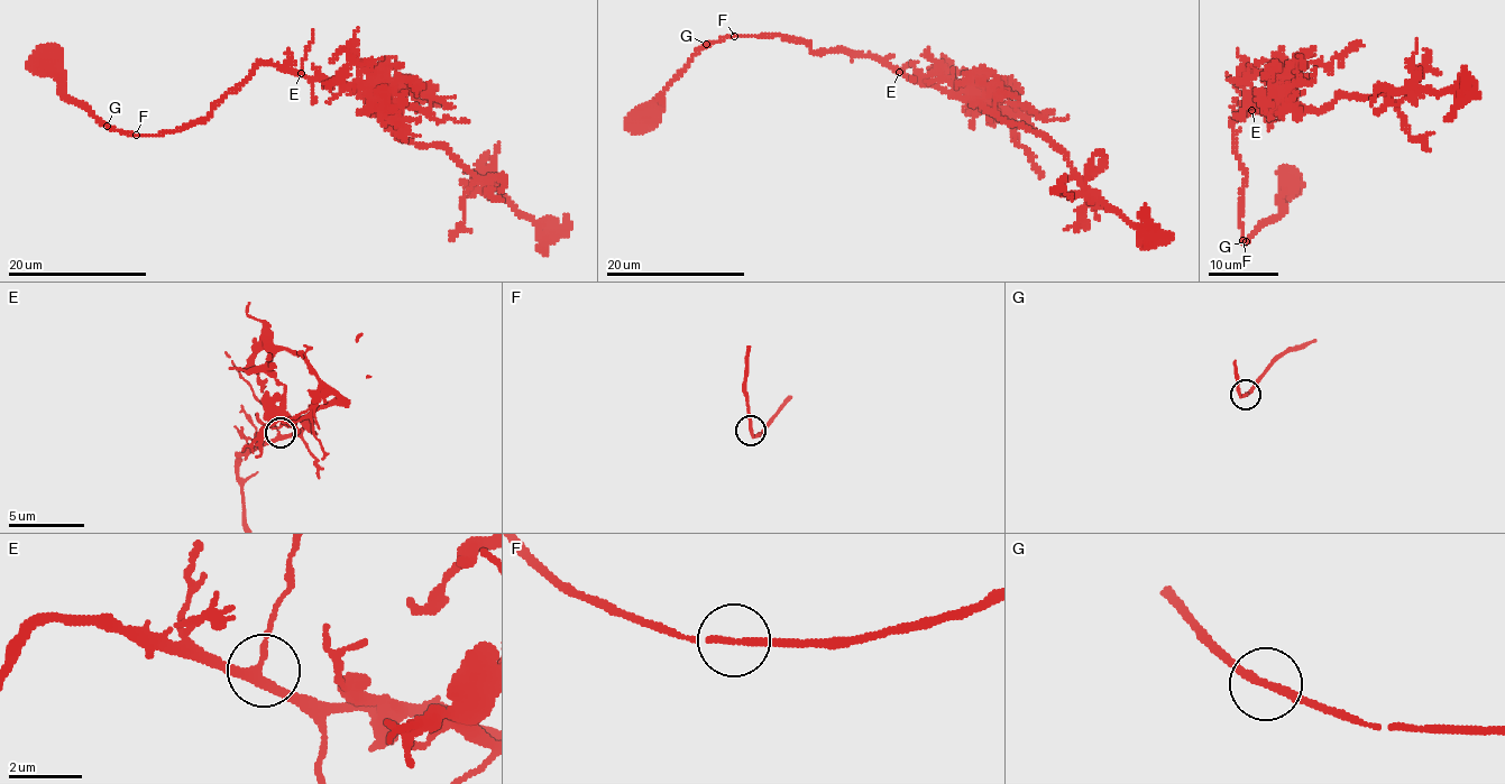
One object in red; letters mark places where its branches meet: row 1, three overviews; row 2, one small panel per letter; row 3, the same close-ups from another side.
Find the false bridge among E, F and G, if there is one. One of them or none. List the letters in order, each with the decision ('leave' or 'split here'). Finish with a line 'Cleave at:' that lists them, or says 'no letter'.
E: leave
F: leave
G: leave
Cleave at: no letter

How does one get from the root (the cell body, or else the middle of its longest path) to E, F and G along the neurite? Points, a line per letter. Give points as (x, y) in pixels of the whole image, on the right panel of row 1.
E: (1286, 184), (1278, 199), (1281, 214), (1244, 242), (1240, 199), (1246, 174), (1236, 150), (1232, 119), (1251, 110)
F: (1286, 184), (1278, 199), (1281, 214), (1257, 228), (1248, 240), (1244, 240)
G: (1286, 184), (1278, 199), (1281, 214), (1257, 228), (1246, 241)

